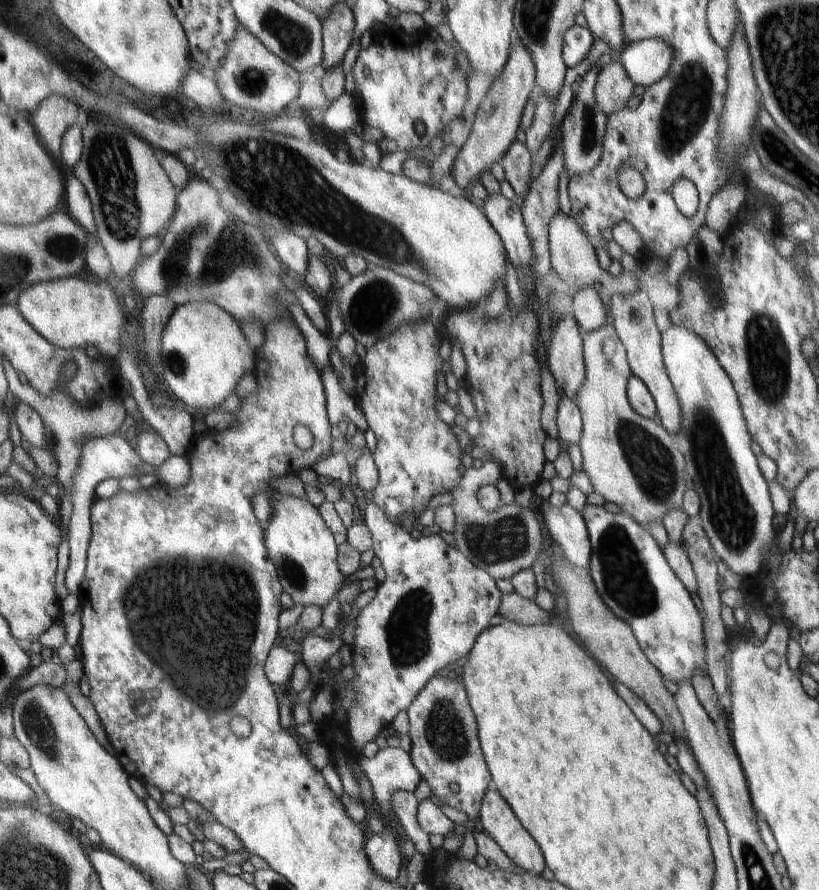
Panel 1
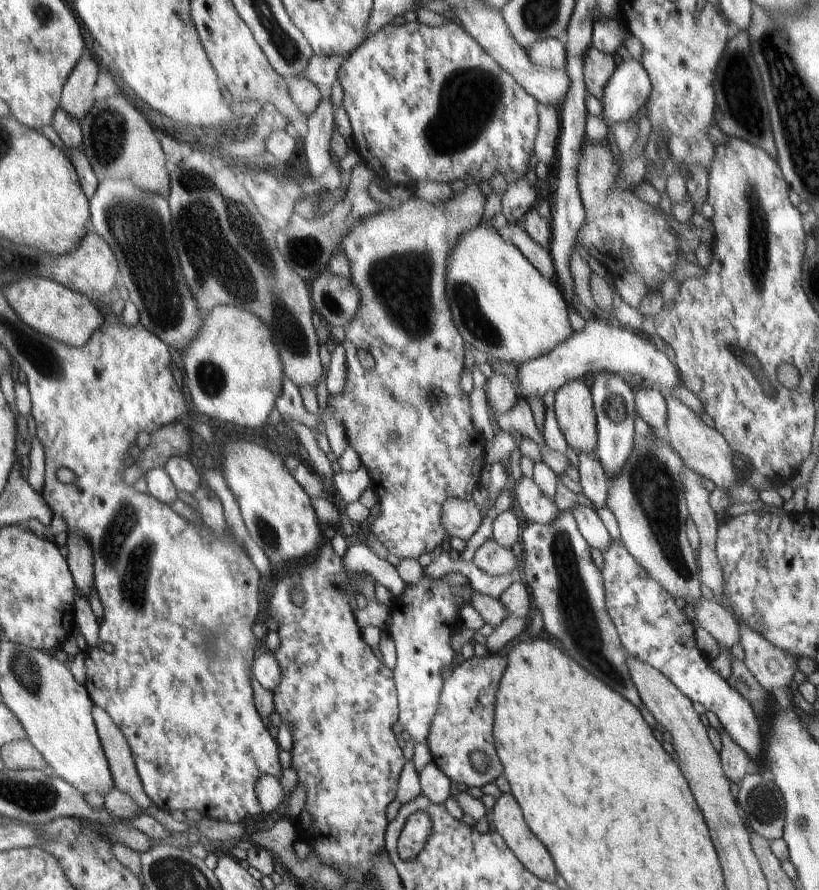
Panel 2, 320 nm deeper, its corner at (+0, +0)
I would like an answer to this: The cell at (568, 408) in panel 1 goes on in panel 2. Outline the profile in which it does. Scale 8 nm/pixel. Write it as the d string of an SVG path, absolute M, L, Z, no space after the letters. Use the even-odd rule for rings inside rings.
M578 452L579 464L578 474L580 475L580 484L585 502L596 511L606 505L608 498L608 483L606 472L600 464L600 460L596 452L586 454L586 452Z

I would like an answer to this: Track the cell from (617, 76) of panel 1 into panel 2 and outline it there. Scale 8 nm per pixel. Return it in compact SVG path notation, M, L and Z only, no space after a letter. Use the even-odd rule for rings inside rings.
M590 46L584 52L584 83L588 92L602 102L604 96L604 86L608 80L612 78L612 74L616 71L616 64L612 55L599 52Z

